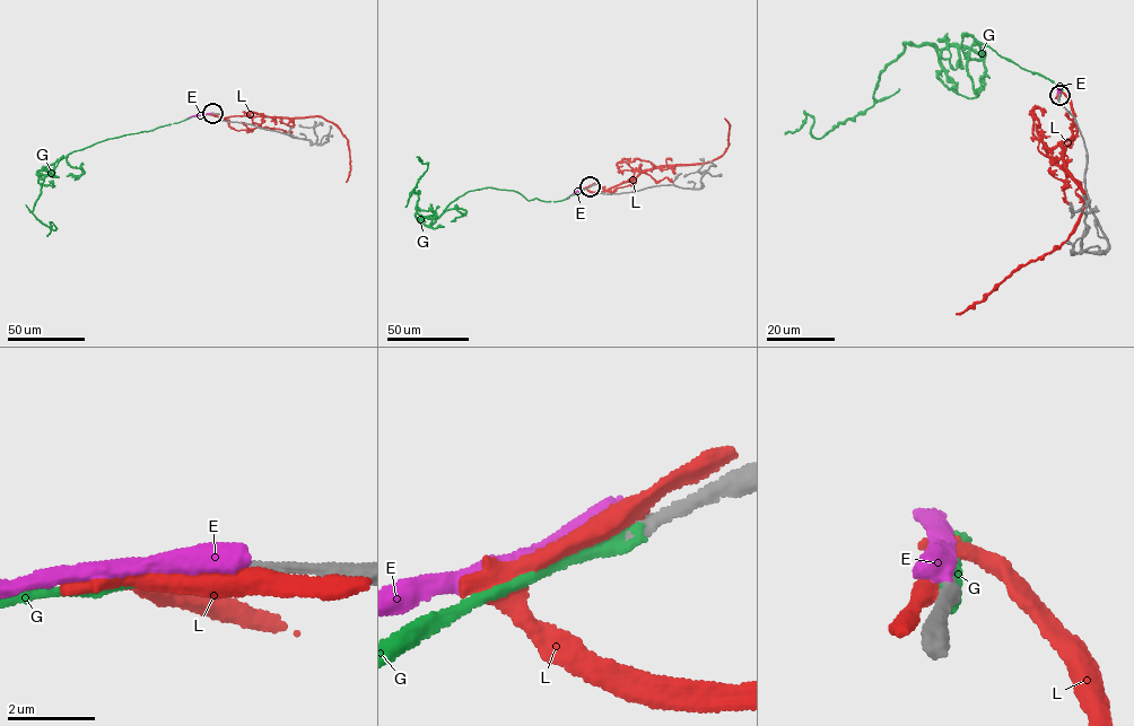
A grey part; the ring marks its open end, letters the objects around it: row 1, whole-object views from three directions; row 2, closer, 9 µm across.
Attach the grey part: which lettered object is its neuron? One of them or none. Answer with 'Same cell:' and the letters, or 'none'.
Same cell: G

